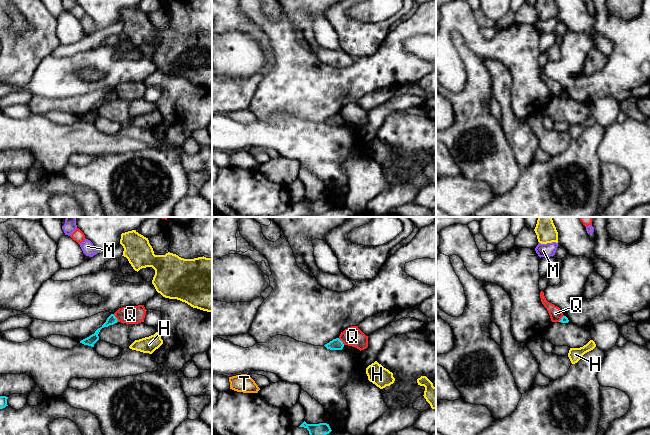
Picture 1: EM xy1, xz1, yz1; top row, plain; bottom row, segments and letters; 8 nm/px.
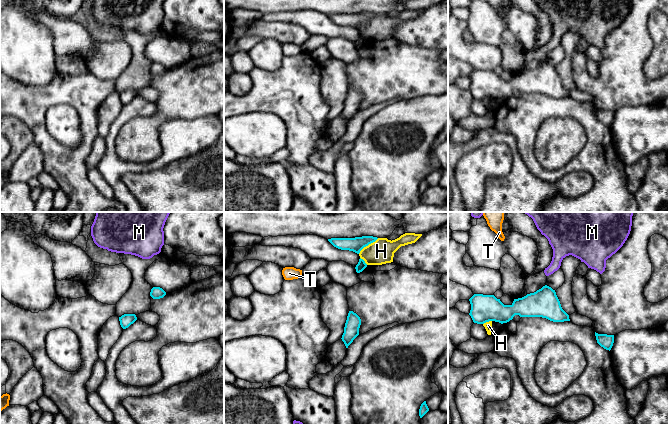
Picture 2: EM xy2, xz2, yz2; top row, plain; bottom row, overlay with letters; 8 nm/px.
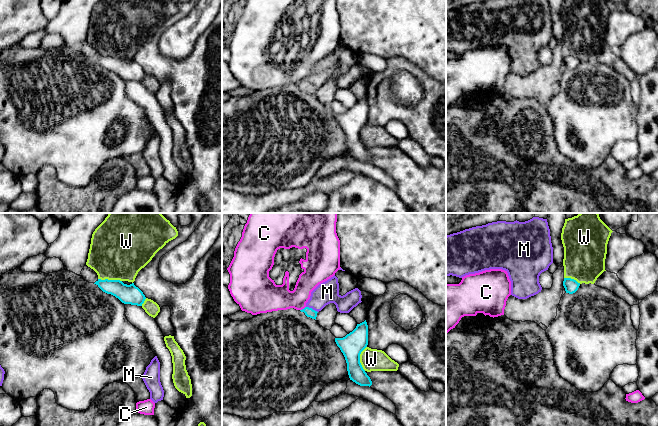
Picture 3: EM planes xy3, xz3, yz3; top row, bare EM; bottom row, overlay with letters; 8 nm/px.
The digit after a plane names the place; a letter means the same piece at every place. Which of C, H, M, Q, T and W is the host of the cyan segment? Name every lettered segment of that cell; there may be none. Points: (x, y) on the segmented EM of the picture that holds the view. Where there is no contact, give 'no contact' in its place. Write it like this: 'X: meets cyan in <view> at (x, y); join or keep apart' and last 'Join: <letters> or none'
C: meets cyan in xz3 at (302, 309); join
H: meets cyan in xz2 at (368, 244); keep apart
M: meets cyan in xz3 at (312, 309); keep apart
Q: meets cyan in xy1 at (116, 318); keep apart
T: meets cyan in xz1 at (258, 390); keep apart
W: meets cyan in xz3 at (359, 358); keep apart
Join: C

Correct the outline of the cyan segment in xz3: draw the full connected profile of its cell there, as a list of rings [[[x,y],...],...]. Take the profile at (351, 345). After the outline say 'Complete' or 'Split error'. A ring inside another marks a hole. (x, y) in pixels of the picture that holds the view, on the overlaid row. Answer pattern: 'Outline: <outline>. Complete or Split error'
Outline: [[[366,320],[343,338],[335,338],[343,353],[350,380],[360,386],[371,386],[372,381],[360,363],[360,354],[368,345],[368,325]]]. Complete

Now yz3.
Outline: [[[564,278],[563,286],[566,293],[573,294],[578,290],[580,283],[571,278]]]. Complete

